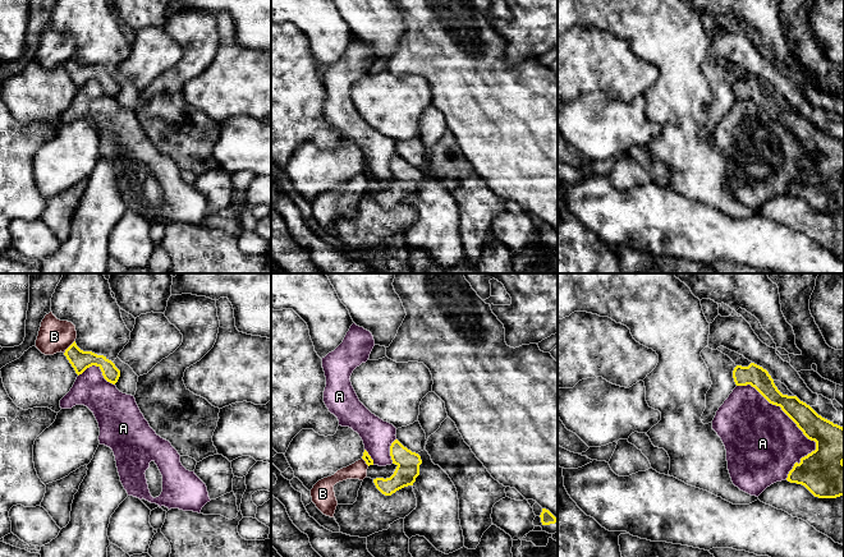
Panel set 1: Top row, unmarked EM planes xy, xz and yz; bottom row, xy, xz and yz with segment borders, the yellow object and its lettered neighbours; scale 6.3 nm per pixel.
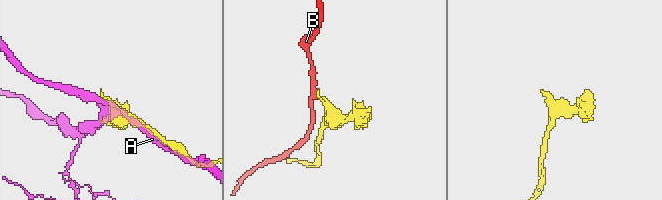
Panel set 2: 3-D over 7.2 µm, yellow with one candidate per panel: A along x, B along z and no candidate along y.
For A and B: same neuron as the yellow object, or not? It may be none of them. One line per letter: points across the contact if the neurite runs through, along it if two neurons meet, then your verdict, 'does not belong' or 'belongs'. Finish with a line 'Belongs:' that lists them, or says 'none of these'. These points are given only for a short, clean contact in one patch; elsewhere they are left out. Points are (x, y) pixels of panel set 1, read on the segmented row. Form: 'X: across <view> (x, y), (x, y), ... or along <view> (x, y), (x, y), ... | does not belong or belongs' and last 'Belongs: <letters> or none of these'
A: does not belong
B: along xy (74, 340), (64, 353) | does not belong
Belongs: none of these

